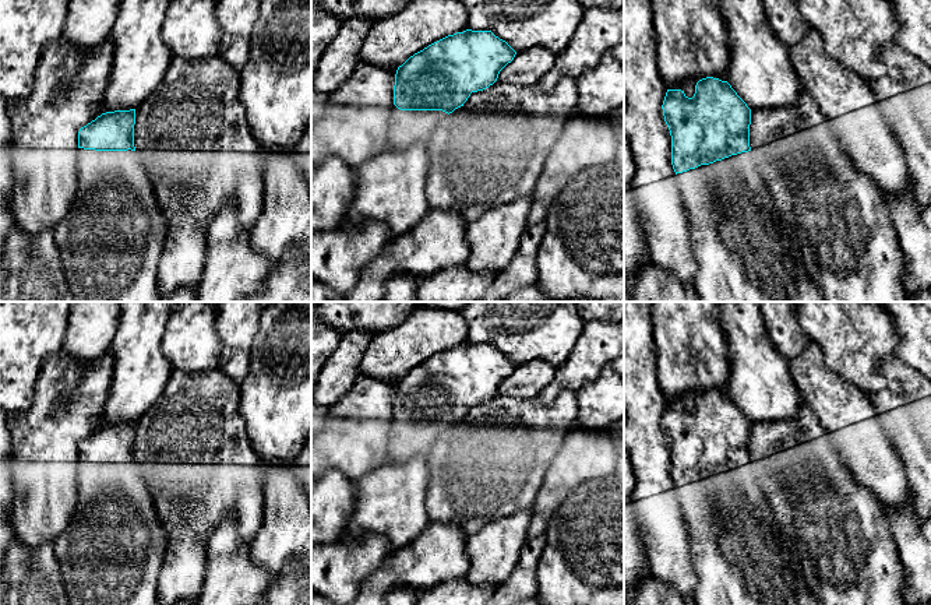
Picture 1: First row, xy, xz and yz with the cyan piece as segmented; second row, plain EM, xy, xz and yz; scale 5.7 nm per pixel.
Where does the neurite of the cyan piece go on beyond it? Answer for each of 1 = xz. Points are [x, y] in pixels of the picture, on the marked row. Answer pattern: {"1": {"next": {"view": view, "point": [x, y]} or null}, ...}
{"1": {"next": null}}

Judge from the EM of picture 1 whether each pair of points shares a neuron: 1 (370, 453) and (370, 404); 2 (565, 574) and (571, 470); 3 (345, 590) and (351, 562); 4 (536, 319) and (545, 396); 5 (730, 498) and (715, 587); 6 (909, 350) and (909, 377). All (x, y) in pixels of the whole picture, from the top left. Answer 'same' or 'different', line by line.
1: same
2: different
3: same
4: different
5: same
6: different

